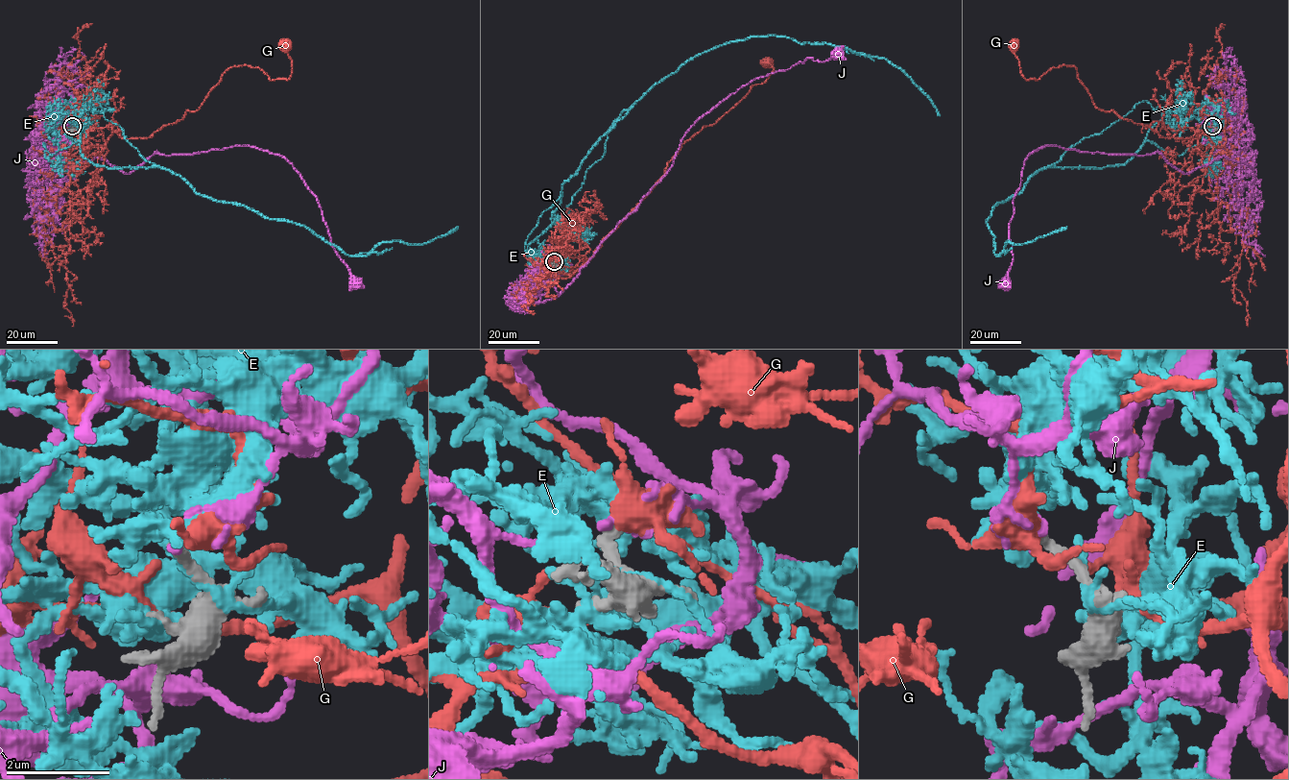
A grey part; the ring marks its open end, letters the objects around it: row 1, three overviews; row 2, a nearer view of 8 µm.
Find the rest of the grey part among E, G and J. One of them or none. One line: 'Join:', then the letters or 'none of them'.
Join: none of them

